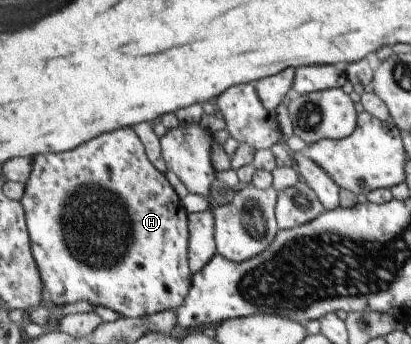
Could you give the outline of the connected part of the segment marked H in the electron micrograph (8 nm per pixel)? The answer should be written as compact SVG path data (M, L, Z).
M118 129L112 133L104 133L90 143L80 145L74 151L66 153L46 153L40 157L34 157L34 171L26 182L25 194L21 199L25 212L27 213L27 224L31 237L32 251L36 258L40 273L43 275L45 292L48 292L48 299L55 305L65 306L66 304L88 301L92 305L109 307L115 309L121 316L141 318L151 316L164 310L176 310L187 300L192 289L194 274L189 261L190 225L189 211L185 208L178 193L174 191L172 183L147 156L146 146L139 138L134 129Z

